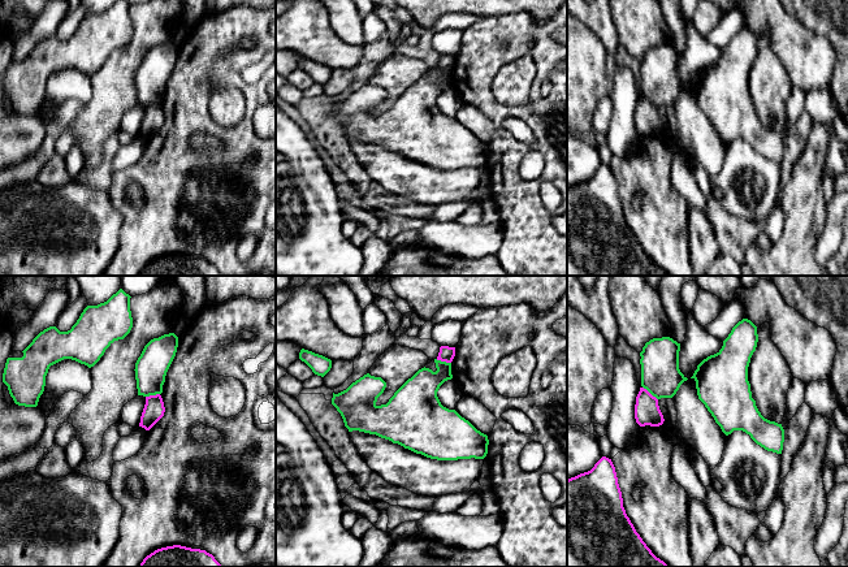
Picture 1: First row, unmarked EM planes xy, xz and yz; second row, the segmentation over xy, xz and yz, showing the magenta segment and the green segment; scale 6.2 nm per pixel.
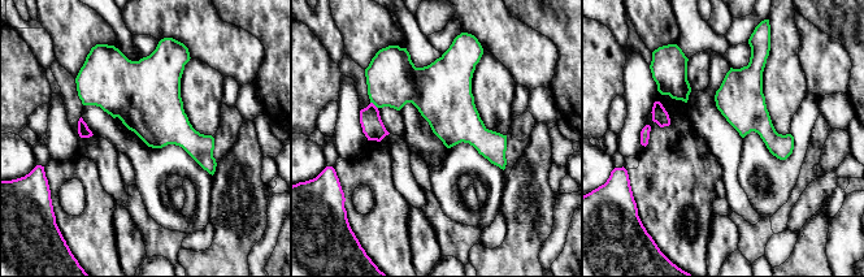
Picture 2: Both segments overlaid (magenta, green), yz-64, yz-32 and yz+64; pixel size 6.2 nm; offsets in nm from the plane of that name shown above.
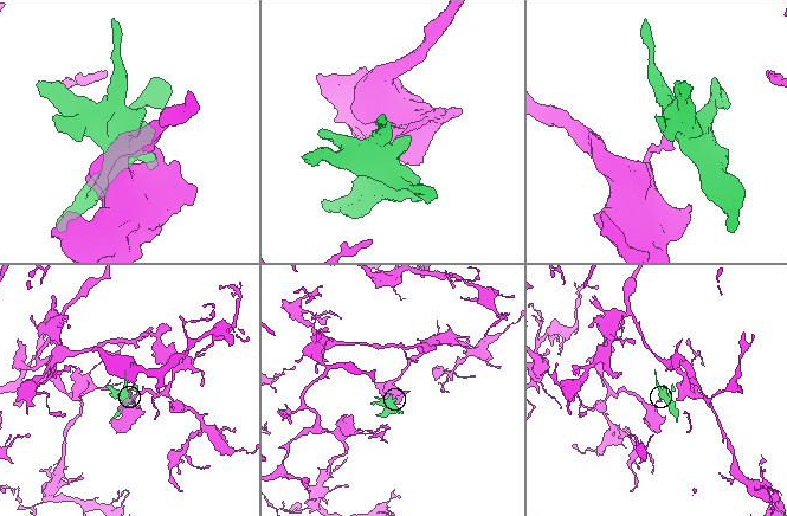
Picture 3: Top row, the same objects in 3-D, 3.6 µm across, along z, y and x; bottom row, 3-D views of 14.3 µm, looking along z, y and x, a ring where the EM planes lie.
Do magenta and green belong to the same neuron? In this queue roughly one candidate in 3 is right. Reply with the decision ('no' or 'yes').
no

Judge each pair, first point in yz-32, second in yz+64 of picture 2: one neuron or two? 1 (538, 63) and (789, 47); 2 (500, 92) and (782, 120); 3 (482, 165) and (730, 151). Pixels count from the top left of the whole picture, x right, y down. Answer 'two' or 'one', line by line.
1: two
2: one
3: two

